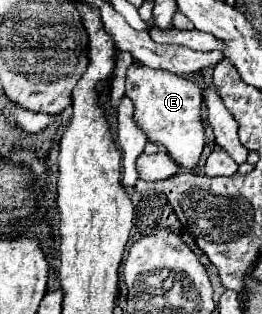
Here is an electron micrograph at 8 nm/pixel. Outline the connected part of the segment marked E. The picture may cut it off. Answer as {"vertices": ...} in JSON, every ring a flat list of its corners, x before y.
{"vertices":[[131,64,127,72,127,90,125,94,135,106,133,120,141,128,149,142,161,144,167,154,187,170,197,170,203,146,205,146,205,128,201,120,201,90,171,72,147,68,143,64]]}

